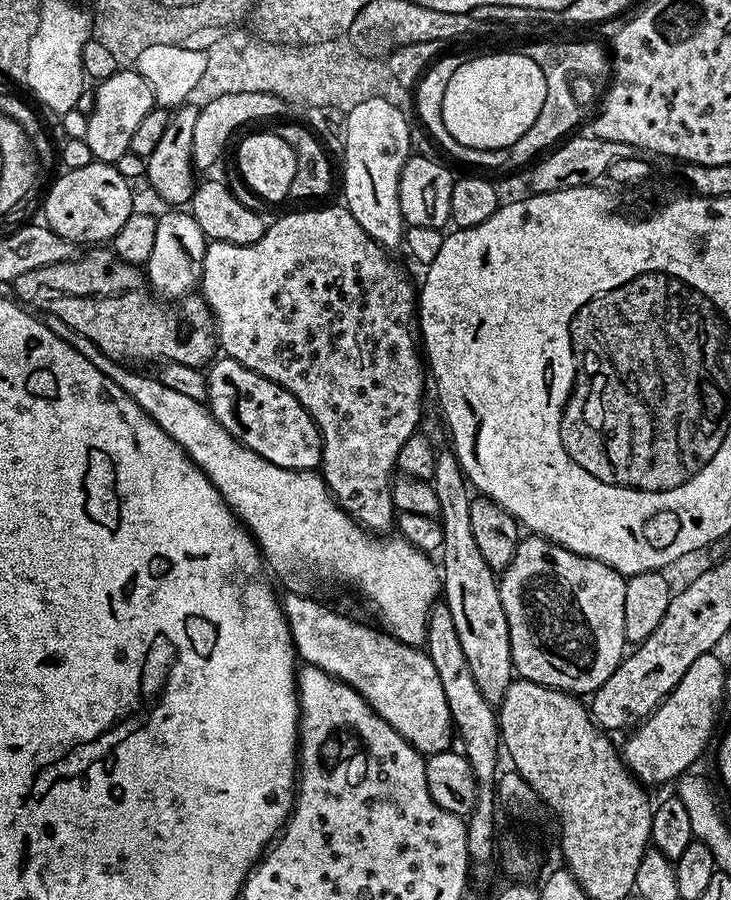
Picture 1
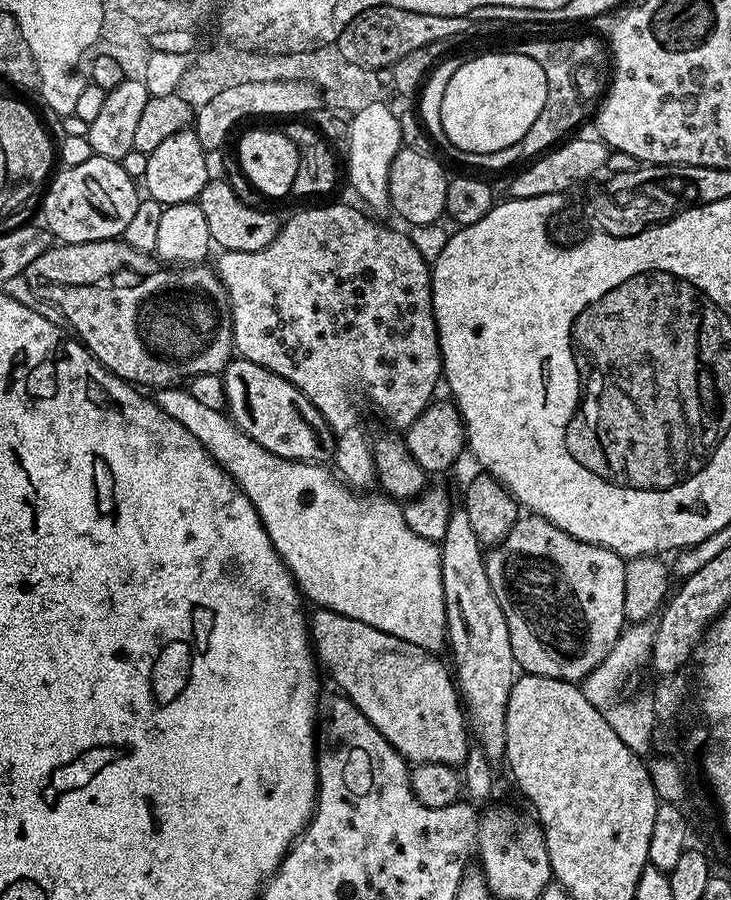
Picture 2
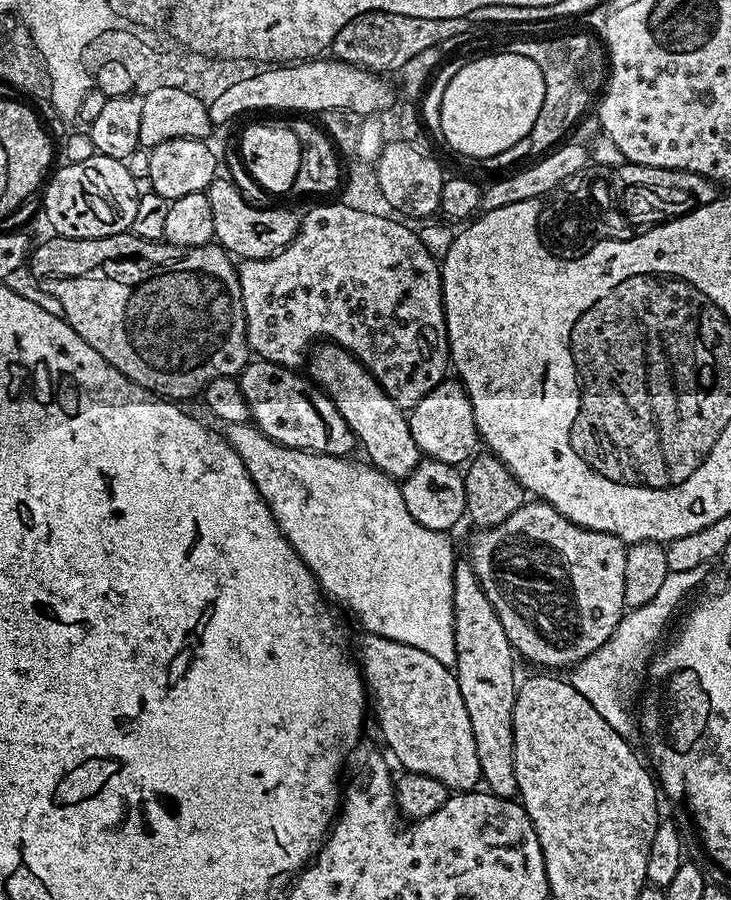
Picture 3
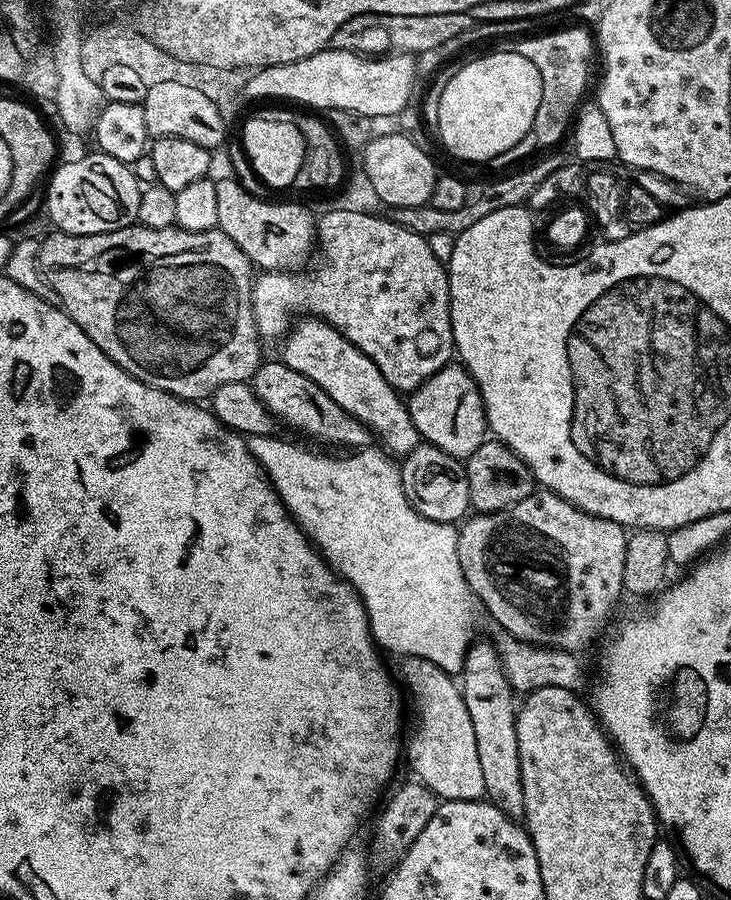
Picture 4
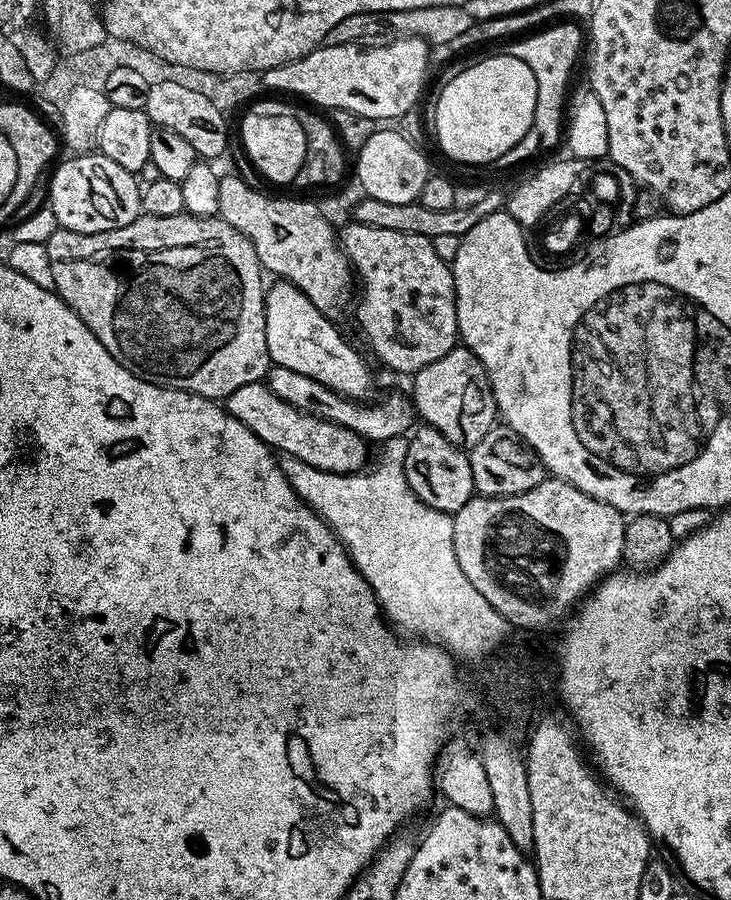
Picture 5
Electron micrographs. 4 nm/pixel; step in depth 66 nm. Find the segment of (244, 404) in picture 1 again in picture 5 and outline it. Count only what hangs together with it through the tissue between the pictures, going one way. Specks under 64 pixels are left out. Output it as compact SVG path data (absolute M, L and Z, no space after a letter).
M273 367L269 371L266 383L269 390L278 398L284 399L290 406L311 416L322 418L326 422L346 426L346 430L354 430L368 442L373 442L372 440L387 442L396 436L411 433L418 420L416 408L405 393L403 396L400 392L392 392L389 396L382 397L377 404L368 404L369 402L351 400L348 396L338 394L322 386L322 382L314 382L314 378L306 378L306 374L294 374L294 370L280 367Z

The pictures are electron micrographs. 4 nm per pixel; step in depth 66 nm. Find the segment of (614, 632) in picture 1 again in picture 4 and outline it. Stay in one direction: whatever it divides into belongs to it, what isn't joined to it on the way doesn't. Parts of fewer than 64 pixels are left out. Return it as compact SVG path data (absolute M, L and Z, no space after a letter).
M547 490L533 491L532 495L522 498L522 502L514 502L514 506L503 508L497 512L482 512L472 514L459 525L458 528L458 562L462 566L462 574L471 586L472 592L480 601L483 611L488 612L501 625L503 631L514 634L528 645L539 644L541 648L560 648L563 652L579 653L579 648L584 648L596 636L600 623L612 612L616 599L624 592L622 582L622 566L626 566L626 542L629 533L618 522L610 522L601 516L592 516L580 508L575 508L554 492Z

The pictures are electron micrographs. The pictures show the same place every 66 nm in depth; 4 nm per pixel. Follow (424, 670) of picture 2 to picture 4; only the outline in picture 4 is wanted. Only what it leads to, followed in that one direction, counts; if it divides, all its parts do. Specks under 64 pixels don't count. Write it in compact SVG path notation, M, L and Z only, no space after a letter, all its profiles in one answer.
M405 656L399 663L399 679L404 679L416 695L416 725L412 728L413 736L406 740L406 764L408 760L416 775L413 777L441 801L485 799L486 781L478 763L474 722L470 722L461 685L429 660Z

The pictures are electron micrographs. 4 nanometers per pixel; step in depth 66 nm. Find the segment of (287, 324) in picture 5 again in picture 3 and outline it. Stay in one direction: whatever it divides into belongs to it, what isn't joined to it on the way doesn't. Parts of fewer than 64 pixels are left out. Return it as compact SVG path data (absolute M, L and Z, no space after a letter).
M320 342L311 349L306 367L307 375L316 387L327 394L329 400L334 402L338 414L346 418L359 447L364 447L364 452L368 455L365 456L367 463L397 482L403 481L404 477L420 465L422 454L414 442L414 434L410 434L405 409L397 406L394 398L390 398L390 394L382 390L371 370L362 361L337 344Z

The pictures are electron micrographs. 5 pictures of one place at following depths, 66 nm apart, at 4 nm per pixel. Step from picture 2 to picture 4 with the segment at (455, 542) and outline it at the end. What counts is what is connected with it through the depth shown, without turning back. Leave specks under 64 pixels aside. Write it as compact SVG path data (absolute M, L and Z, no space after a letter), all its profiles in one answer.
M473 643L464 656L464 670L462 673L462 691L466 710L470 710L470 722L474 722L474 742L478 742L478 763L482 766L482 778L486 781L484 791L488 803L498 806L502 814L513 818L523 817L524 795L522 794L522 766L518 762L518 730L516 729L517 701L510 682L504 673L504 665L500 662L500 655L496 652L495 643Z

